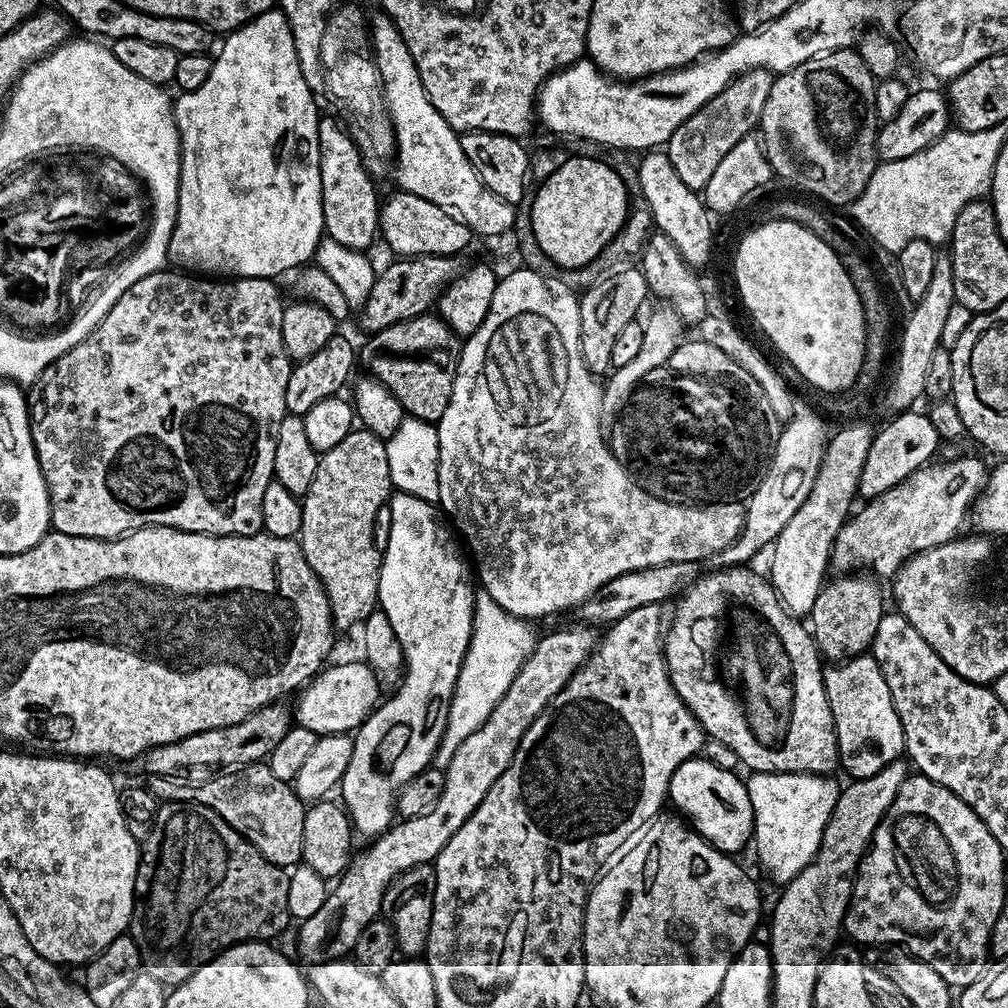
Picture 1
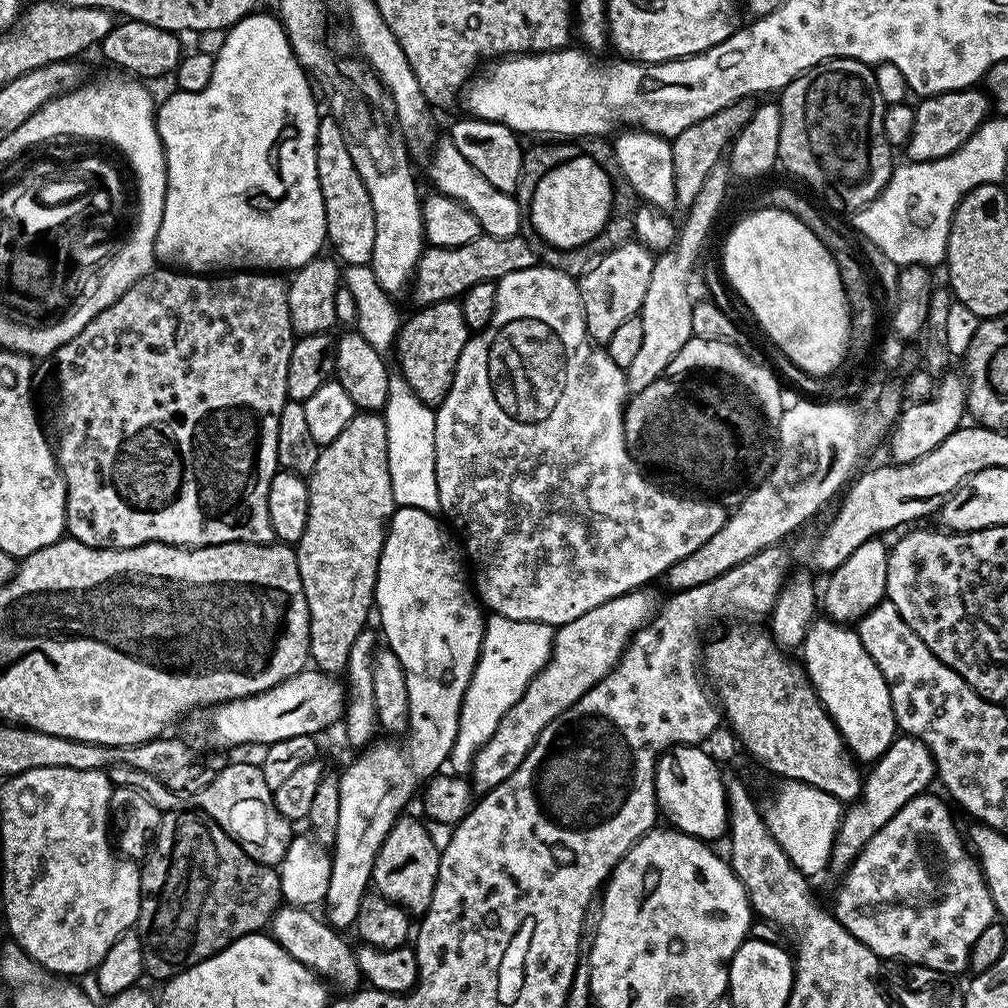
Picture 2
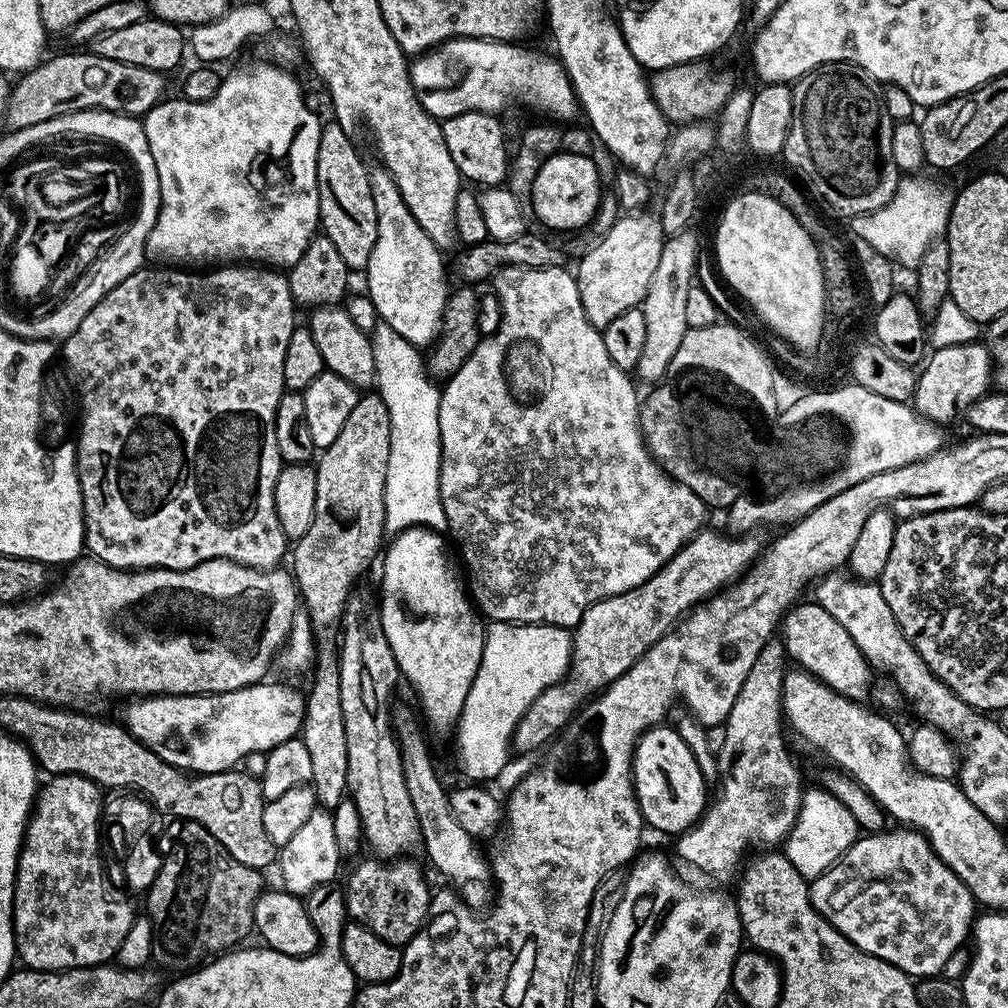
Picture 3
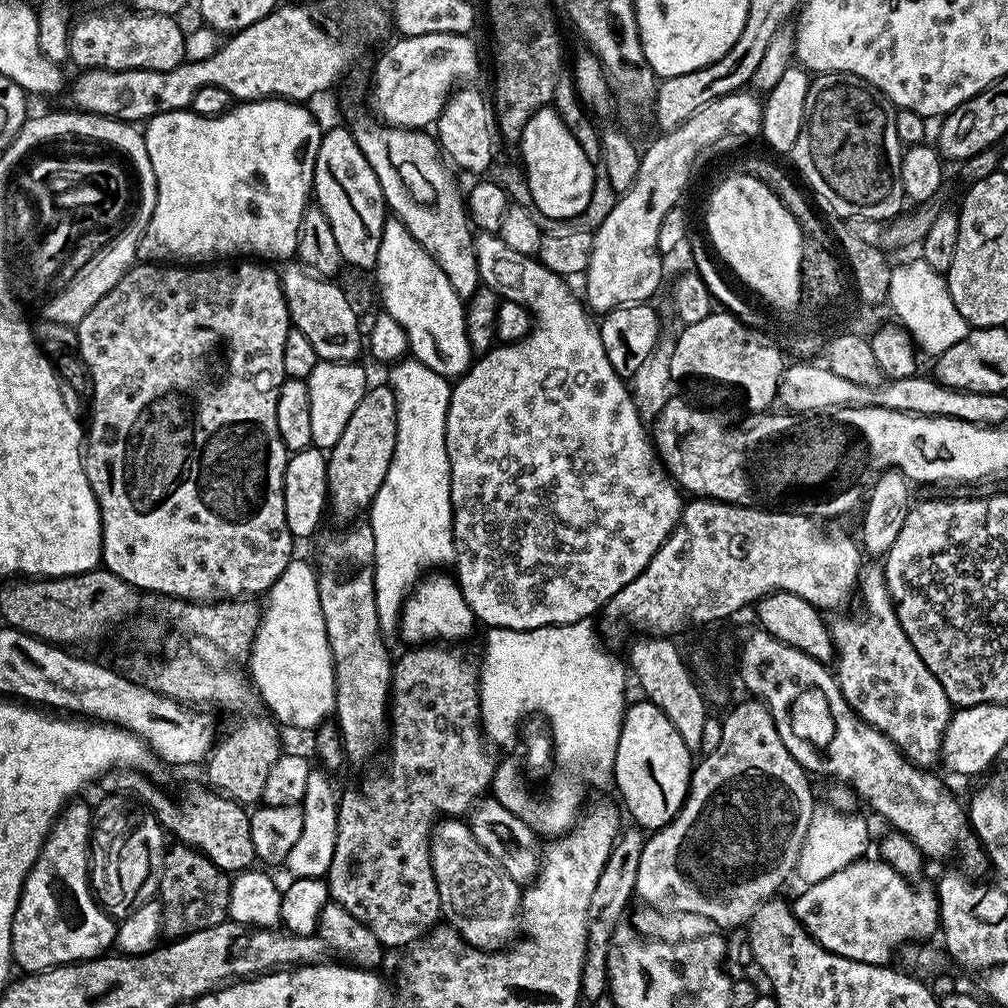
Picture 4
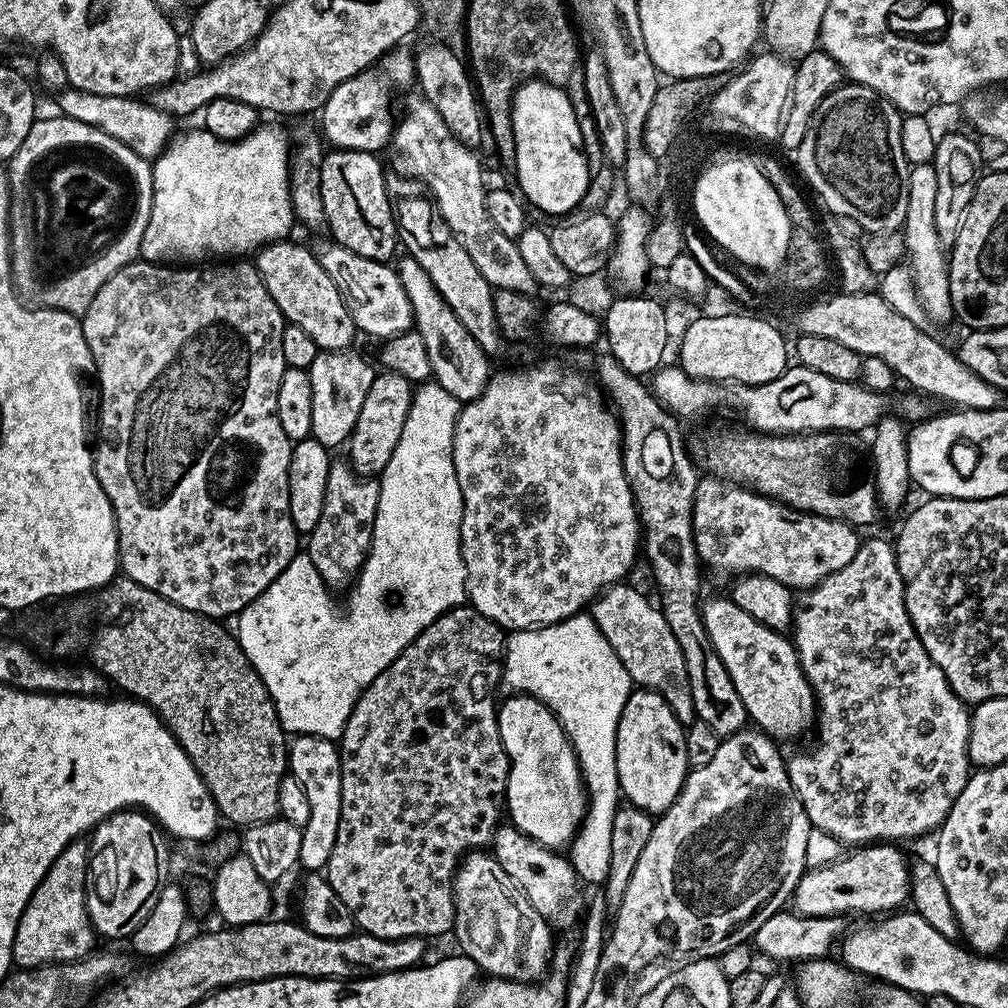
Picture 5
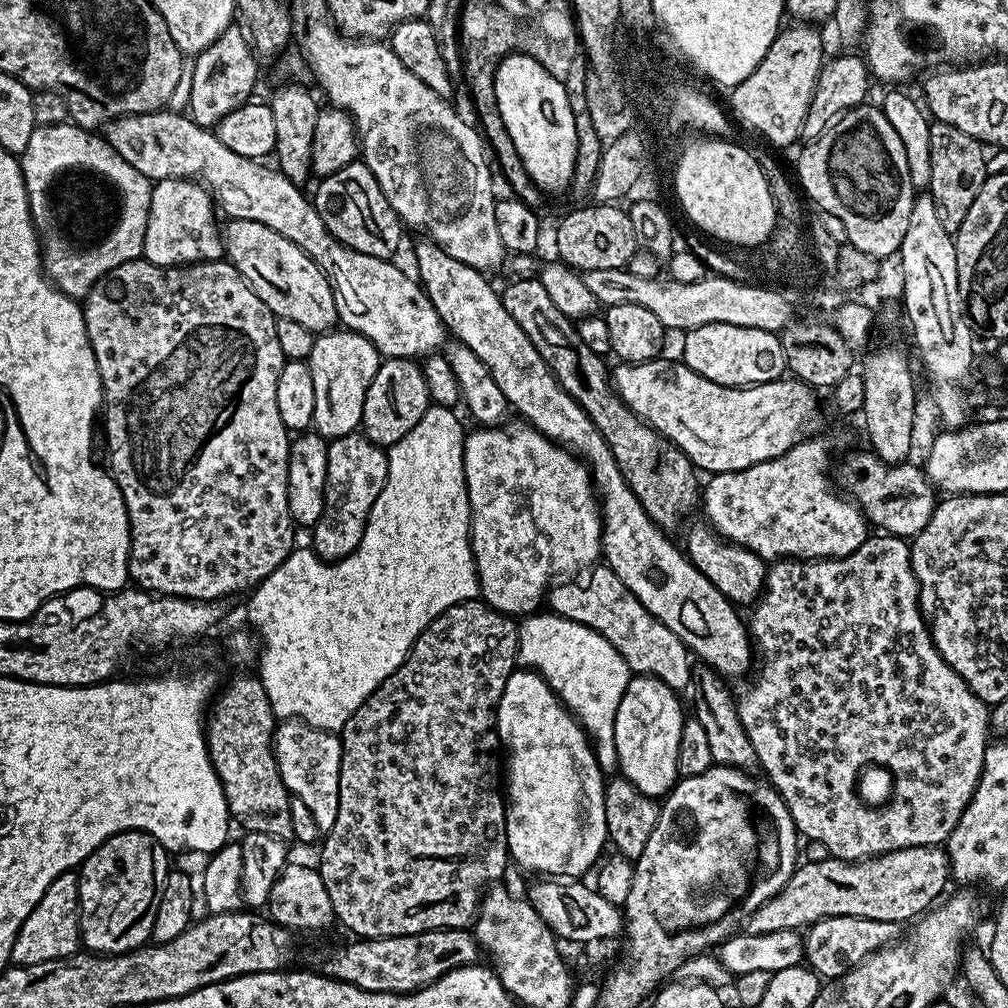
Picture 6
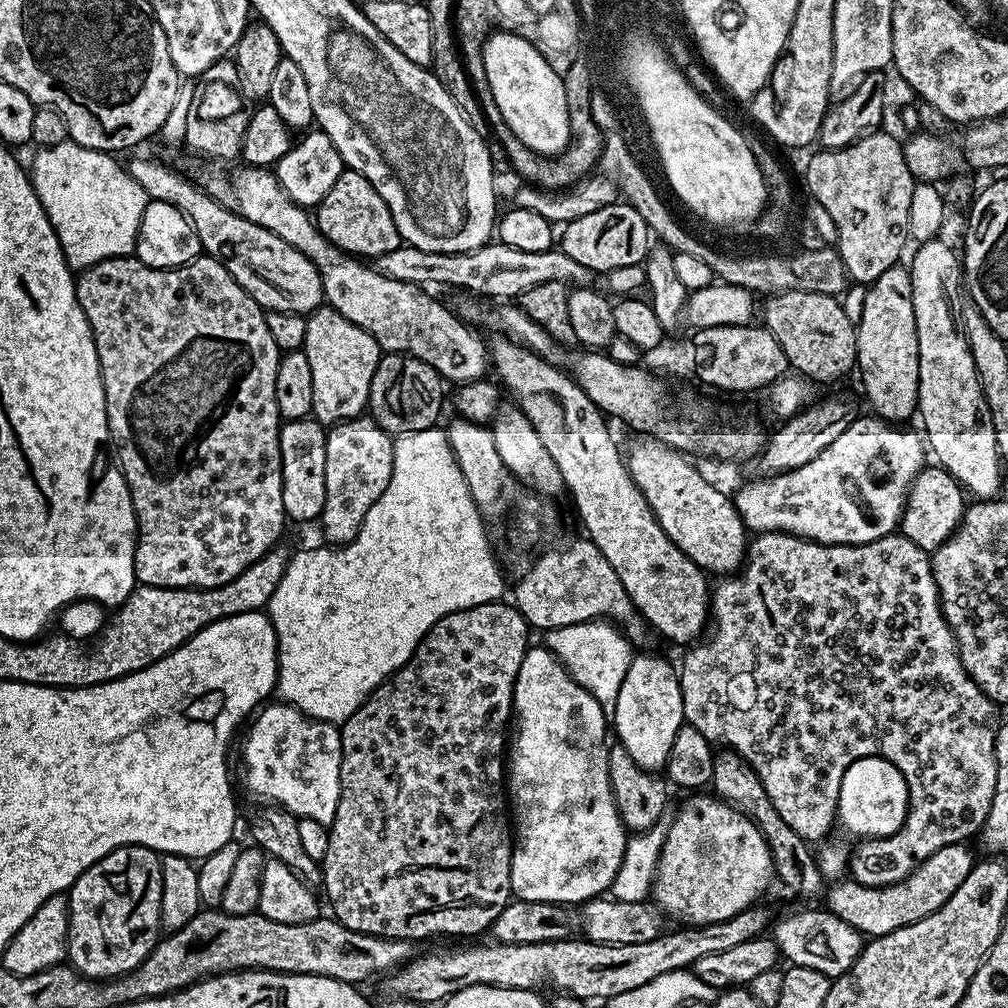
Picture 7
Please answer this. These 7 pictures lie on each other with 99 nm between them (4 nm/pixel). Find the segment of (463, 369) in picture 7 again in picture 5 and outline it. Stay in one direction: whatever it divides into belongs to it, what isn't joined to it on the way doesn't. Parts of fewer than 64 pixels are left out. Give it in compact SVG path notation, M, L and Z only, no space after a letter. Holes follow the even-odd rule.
M69 86L59 93L58 100L60 100L59 111L63 115L70 117L71 120L86 122L90 126L110 134L110 138L118 138L118 142L130 146L130 150L134 150L134 154L138 154L143 160L149 162L155 161L156 157L167 148L169 140L174 135L173 117L153 107L150 102L144 101L143 104L140 101L143 99L140 98L90 94ZM335 242L329 245L329 248L319 249L318 259L322 270L326 270L334 286L338 286L357 329L363 335L365 332L368 336L380 336L379 338L409 331L413 327L412 307L410 298L406 298L399 271L391 263L362 258L362 254L354 254L354 250L346 250Z

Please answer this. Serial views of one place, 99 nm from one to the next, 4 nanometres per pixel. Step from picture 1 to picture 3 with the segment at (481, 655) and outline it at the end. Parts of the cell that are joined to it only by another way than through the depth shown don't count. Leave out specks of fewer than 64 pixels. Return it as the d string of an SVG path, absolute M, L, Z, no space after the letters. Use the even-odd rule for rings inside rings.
M492 622L487 625L484 634L484 649L482 650L482 662L478 666L478 674L474 678L474 682L470 686L470 694L466 694L466 702L462 706L462 714L460 722L454 729L454 737L456 736L456 752L460 755L460 766L465 774L469 776L472 782L488 782L484 780L492 780L504 767L508 764L508 752L512 748L512 735L518 726L518 722L522 718L522 714L526 714L526 710L538 698L538 694L545 692L552 684L559 684L565 676L572 662L572 632L567 628L560 628L557 624L502 624Z

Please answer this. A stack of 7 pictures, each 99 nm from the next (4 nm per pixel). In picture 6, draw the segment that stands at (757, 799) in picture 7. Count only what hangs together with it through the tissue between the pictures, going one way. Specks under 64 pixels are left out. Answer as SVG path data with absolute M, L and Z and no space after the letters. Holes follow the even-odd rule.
M700 662L695 665L692 673L691 687L696 688L696 712L694 719L706 730L707 741L710 742L710 754L713 755L713 765L725 768L752 770L757 767L756 751L750 742L748 732L742 726L737 708L737 697L724 684L719 672Z

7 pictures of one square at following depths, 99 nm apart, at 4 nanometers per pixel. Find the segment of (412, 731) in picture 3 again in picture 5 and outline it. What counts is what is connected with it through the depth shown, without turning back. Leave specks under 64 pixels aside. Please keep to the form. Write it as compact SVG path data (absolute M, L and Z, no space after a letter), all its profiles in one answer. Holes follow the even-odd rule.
M482 850L467 853L460 862L453 880L455 894L455 922L453 937L461 948L461 953L470 957L477 969L497 979L514 979L524 983L539 981L549 969L554 947L551 925L534 910L525 892L506 873L496 858Z

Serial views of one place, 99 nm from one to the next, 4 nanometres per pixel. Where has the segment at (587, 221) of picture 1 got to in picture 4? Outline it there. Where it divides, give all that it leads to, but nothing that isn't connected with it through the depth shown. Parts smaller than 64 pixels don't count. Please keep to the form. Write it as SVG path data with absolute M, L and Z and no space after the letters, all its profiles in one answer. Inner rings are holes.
M555 107L540 108L524 121L524 128L520 132L518 141L519 148L521 156L519 159L522 161L522 167L528 179L528 192L534 198L534 206L538 206L541 217L549 216L552 222L571 222L586 210L591 192L594 190L594 160L586 154L586 150L582 150L577 133L566 126L566 122Z

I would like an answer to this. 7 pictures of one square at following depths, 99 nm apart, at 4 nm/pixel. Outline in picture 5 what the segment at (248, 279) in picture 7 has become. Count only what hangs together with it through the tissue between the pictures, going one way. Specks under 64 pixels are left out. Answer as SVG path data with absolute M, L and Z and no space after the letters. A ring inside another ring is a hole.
M288 238L277 240L275 244L266 244L255 253L255 270L266 290L270 290L270 298L274 298L287 323L302 326L302 330L314 338L317 349L326 352L351 349L358 337L358 329L338 286L334 286L330 274L322 270L315 251L311 252L300 244L291 244L290 241Z

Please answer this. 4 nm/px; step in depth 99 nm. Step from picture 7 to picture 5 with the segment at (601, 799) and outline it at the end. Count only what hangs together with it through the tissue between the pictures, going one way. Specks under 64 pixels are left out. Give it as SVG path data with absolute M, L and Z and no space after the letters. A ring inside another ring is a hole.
M512 694L509 700L499 705L496 721L502 738L502 746L508 755L508 791L506 793L506 816L511 827L529 836L544 848L564 850L576 836L586 811L584 779L580 777L580 760L560 720L538 698L523 694Z

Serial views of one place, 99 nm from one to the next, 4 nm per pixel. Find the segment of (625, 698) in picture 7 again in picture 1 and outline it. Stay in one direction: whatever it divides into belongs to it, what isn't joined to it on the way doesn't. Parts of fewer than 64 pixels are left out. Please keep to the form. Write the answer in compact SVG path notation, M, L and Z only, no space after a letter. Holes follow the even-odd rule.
M693 758L682 762L674 770L668 787L668 800L677 808L675 811L681 817L686 818L694 831L707 840L713 848L725 854L737 854L744 847L749 847L753 839L753 828L755 826L754 810L751 808L750 794L747 783L739 780L737 773L730 769L720 769L714 762L705 758Z

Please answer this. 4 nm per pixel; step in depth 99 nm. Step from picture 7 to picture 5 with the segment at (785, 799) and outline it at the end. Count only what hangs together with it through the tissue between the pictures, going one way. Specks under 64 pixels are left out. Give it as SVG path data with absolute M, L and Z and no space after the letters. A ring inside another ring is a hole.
M888 539L876 540L873 544L861 543L854 558L850 558L850 562L842 566L842 570L830 574L814 587L801 591L794 604L790 636L795 643L796 653L800 655L800 665L804 667L804 673L816 695L818 707L820 741L817 742L816 749L787 761L788 777L806 810L808 821L813 829L832 835L844 846L864 846L869 842L901 842L900 840L906 839L907 836L924 836L927 832L935 833L950 814L955 799L966 786L970 775L968 739L972 733L972 718L969 705L960 700L958 694L954 694L954 690L950 690L950 682L946 682L946 674L942 674L942 670L938 670L930 654L926 654L926 646L922 646L910 622L910 614L906 610L904 601L904 583L902 574L898 570L898 558L893 541ZM891 760L892 780L860 780L860 775L867 768L884 768Z

